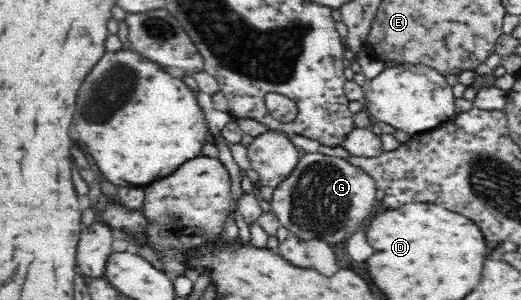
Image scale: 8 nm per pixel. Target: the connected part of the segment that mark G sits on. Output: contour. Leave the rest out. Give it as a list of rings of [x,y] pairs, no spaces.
[[[306,153],[292,174],[274,189],[270,208],[289,234],[304,240],[340,242],[350,238],[372,214],[376,190],[376,181],[350,161],[322,153]]]

